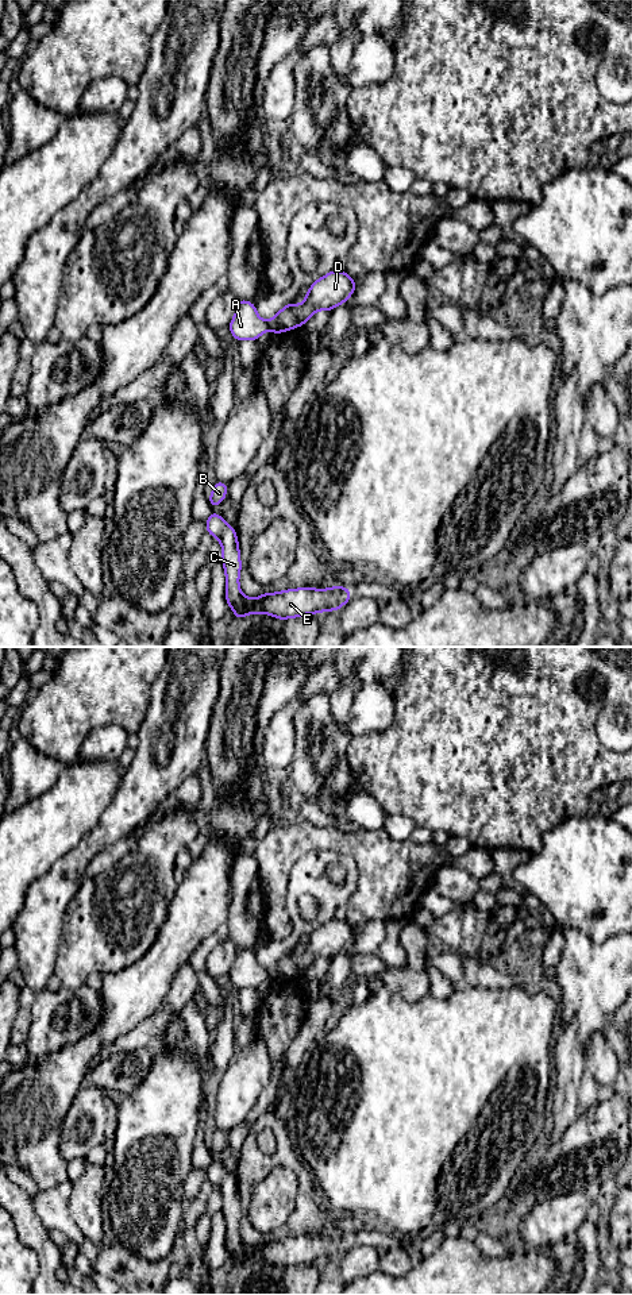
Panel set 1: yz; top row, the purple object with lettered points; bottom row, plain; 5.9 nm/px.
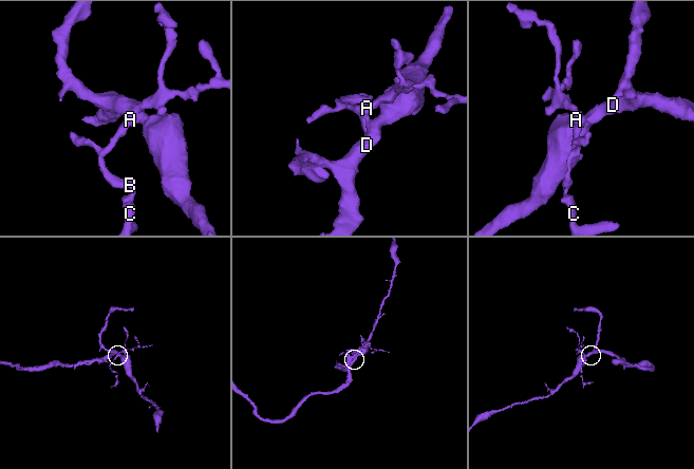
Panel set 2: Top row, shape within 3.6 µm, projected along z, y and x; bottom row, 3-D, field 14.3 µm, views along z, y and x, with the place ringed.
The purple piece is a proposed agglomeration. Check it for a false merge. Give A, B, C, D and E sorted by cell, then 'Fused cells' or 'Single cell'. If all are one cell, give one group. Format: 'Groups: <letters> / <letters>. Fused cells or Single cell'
Groups: A B C E / D. Fused cells

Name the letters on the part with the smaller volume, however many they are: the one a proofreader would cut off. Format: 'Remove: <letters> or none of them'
Remove: A, B, C, E

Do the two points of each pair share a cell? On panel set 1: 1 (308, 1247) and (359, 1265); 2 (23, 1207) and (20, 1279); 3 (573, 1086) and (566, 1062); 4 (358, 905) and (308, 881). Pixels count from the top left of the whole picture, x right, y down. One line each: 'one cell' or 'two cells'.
1: two cells
2: two cells
3: one cell
4: two cells

